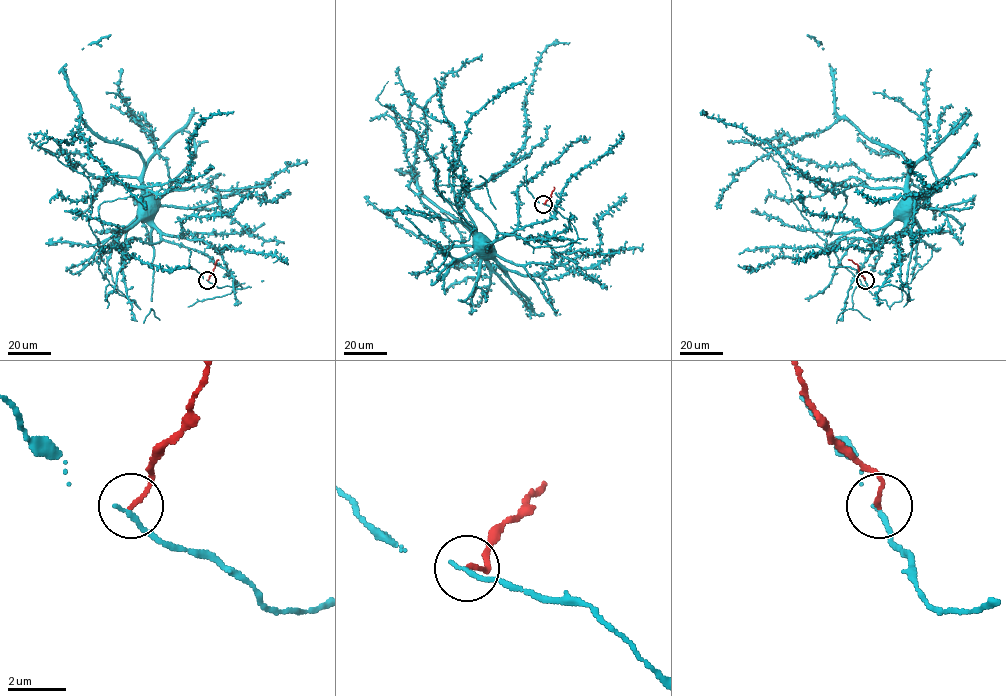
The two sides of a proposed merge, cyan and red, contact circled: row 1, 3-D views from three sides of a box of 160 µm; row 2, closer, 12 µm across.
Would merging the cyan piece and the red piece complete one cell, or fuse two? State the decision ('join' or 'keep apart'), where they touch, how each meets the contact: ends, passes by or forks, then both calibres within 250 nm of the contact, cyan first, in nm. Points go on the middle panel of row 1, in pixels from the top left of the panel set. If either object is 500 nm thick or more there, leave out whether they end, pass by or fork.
keep apart; at (543, 204); cyan ends there; red ends there; 170 nm thick on the cyan side, 140 nm on the other

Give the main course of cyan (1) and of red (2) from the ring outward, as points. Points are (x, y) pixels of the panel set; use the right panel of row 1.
1: (864, 280), (869, 287), (881, 286), (897, 263), (901, 249), (894, 239), (904, 225), (899, 208)
2: (864, 280), (857, 265), (848, 259)

